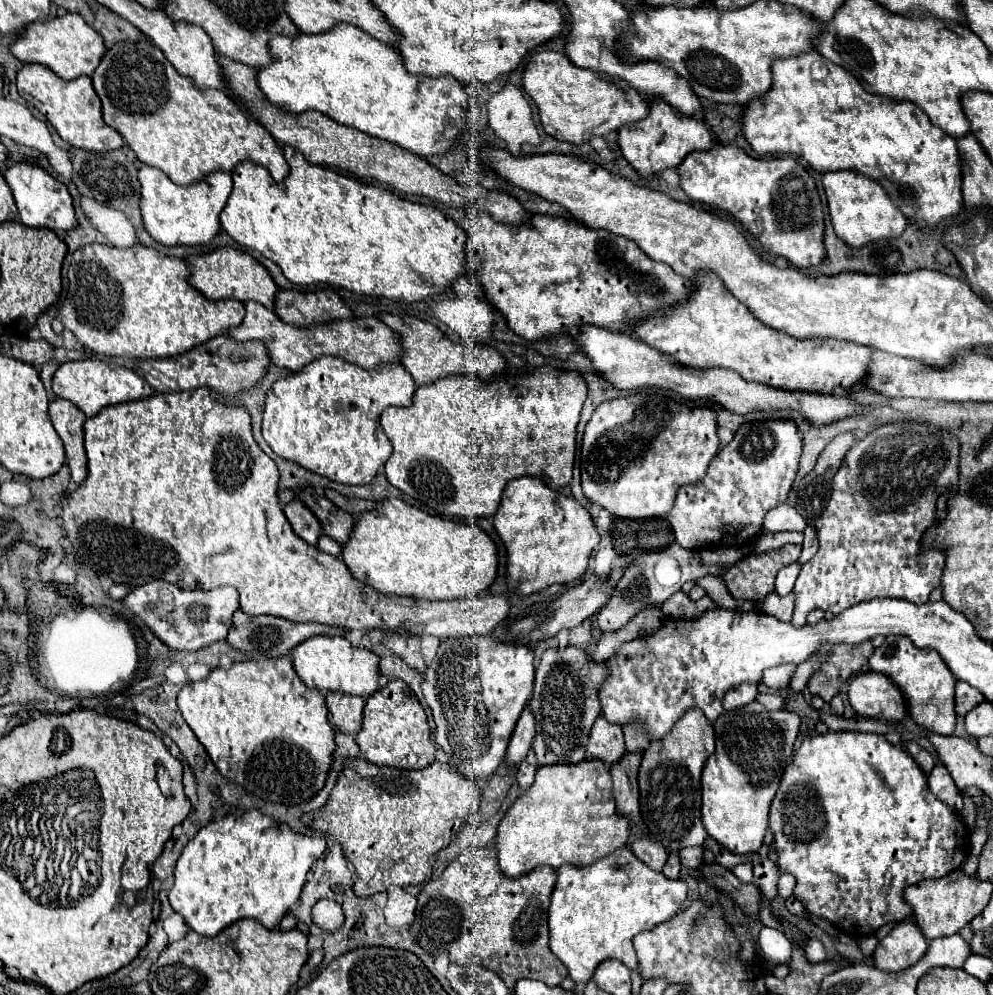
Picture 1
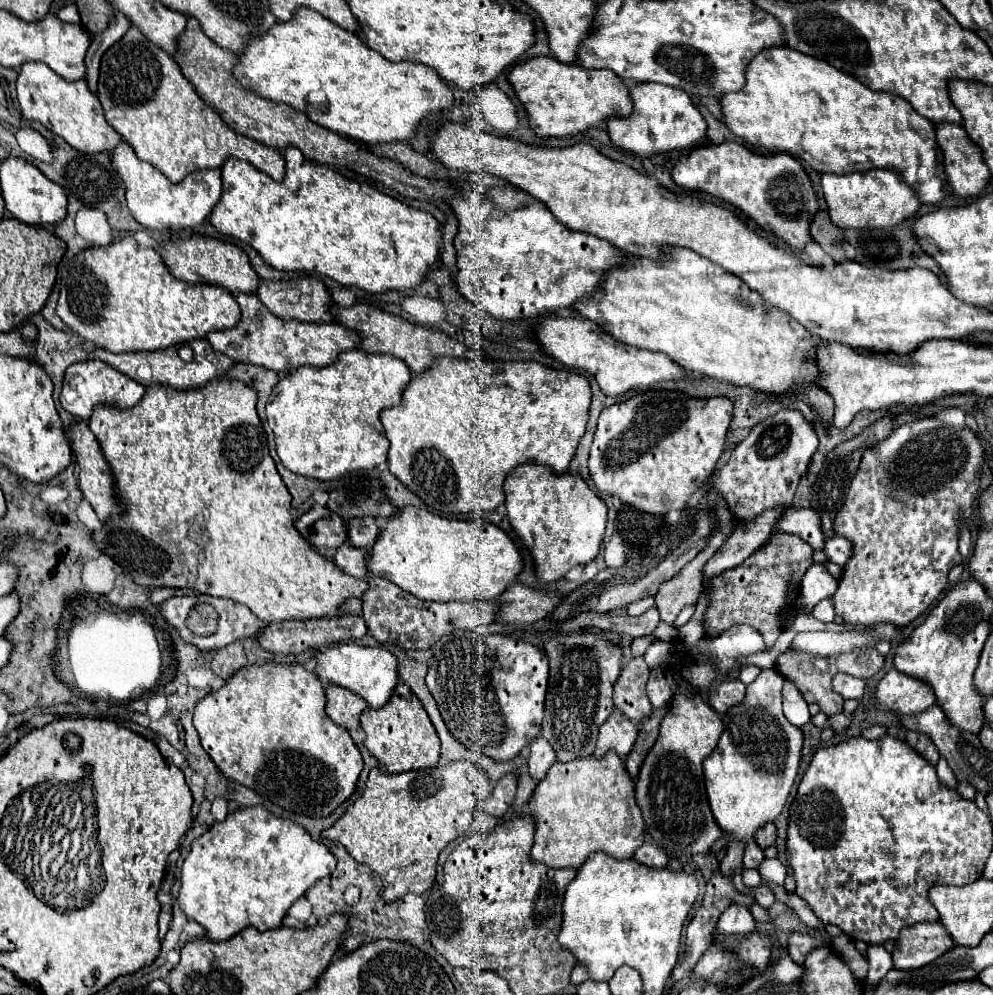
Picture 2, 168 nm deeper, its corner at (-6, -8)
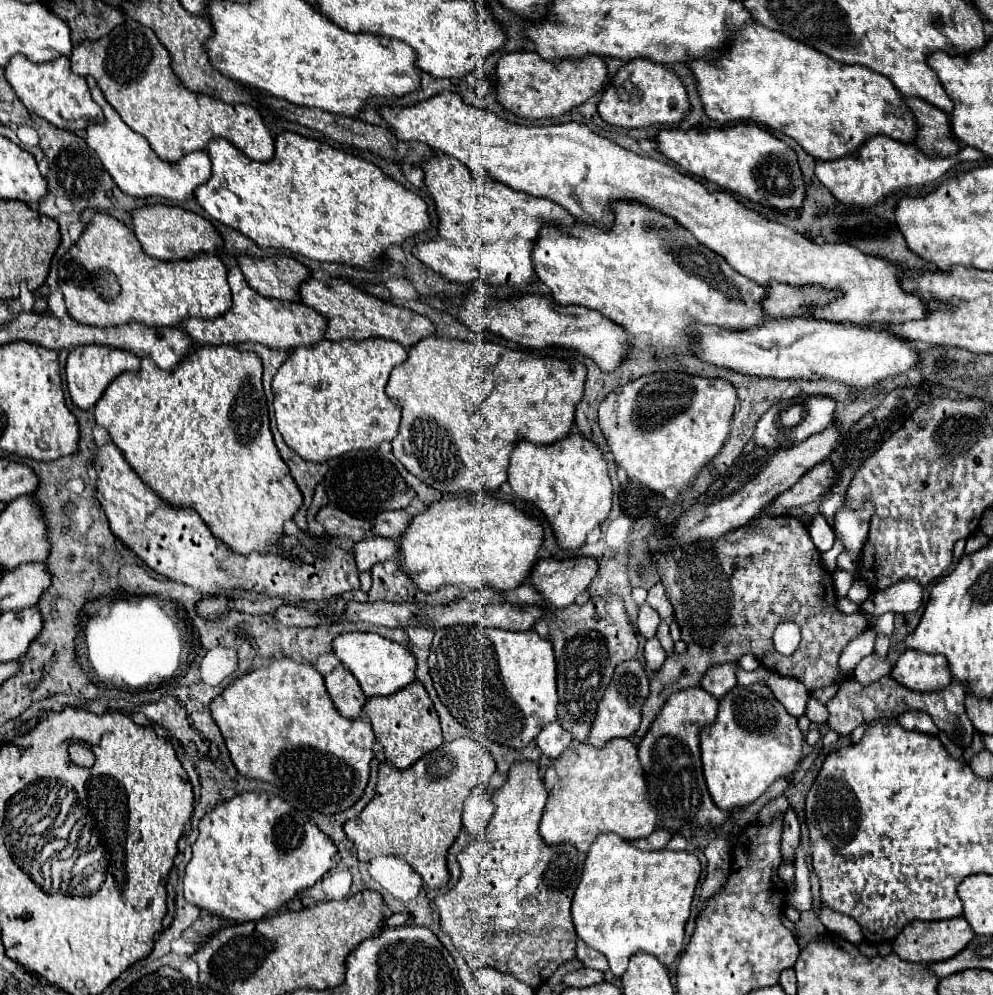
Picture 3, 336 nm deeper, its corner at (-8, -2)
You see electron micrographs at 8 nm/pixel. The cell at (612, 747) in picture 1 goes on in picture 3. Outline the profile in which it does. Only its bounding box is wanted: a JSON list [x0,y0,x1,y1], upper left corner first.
[588,659,648,747]

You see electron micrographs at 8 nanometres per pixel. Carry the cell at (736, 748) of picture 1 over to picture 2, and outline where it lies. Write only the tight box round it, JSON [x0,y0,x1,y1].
[704,669,802,869]

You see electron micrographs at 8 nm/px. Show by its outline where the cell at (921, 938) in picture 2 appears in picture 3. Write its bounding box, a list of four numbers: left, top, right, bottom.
[892,915,974,965]

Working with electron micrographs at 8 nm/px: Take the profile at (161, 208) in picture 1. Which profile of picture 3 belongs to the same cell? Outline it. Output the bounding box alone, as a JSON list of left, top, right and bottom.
[86,77,212,201]

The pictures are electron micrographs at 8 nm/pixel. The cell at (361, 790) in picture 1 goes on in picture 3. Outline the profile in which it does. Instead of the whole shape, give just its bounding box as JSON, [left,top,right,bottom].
[344,737,496,889]

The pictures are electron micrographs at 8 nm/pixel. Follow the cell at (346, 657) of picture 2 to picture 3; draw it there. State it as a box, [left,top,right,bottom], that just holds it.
[332,633,416,699]

